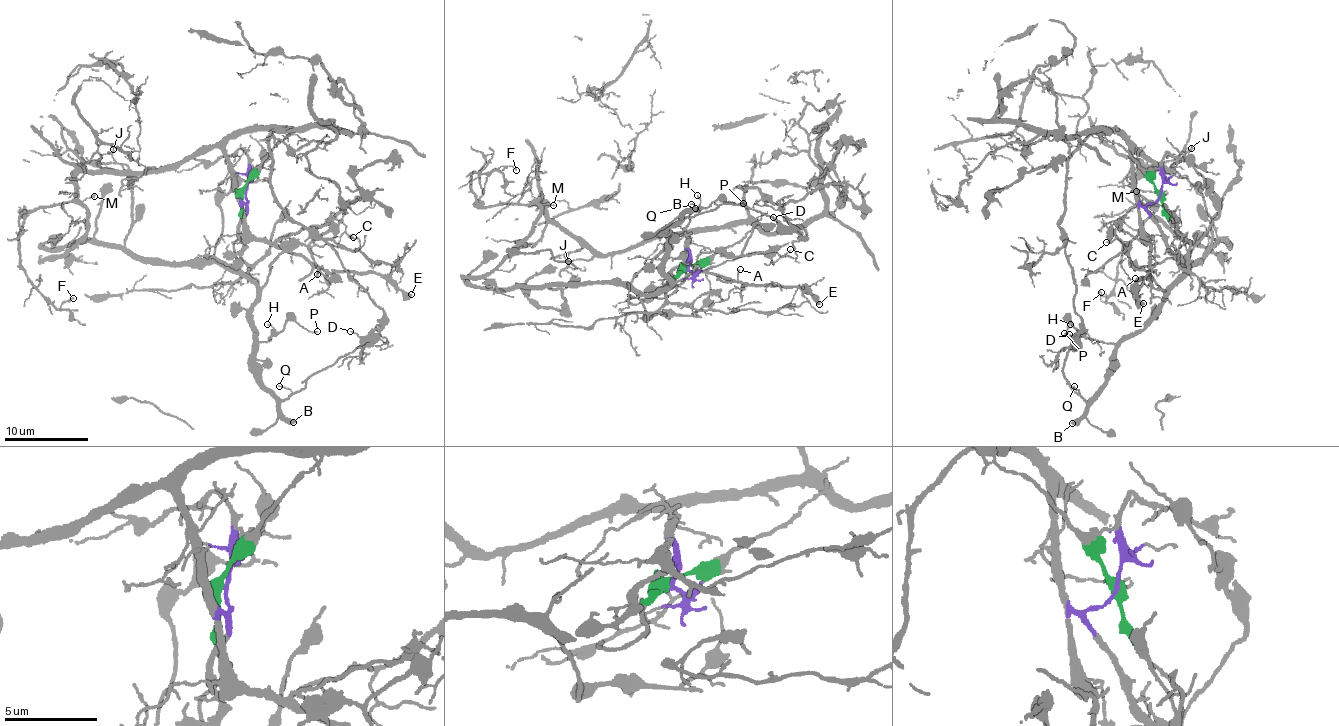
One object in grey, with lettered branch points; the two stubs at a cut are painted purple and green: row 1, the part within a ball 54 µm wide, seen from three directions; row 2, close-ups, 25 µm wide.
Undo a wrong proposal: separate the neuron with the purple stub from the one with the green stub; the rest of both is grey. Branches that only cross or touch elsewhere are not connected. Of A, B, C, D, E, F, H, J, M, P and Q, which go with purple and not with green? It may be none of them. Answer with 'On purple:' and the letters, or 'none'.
On purple: A, C, E, F, J, M

